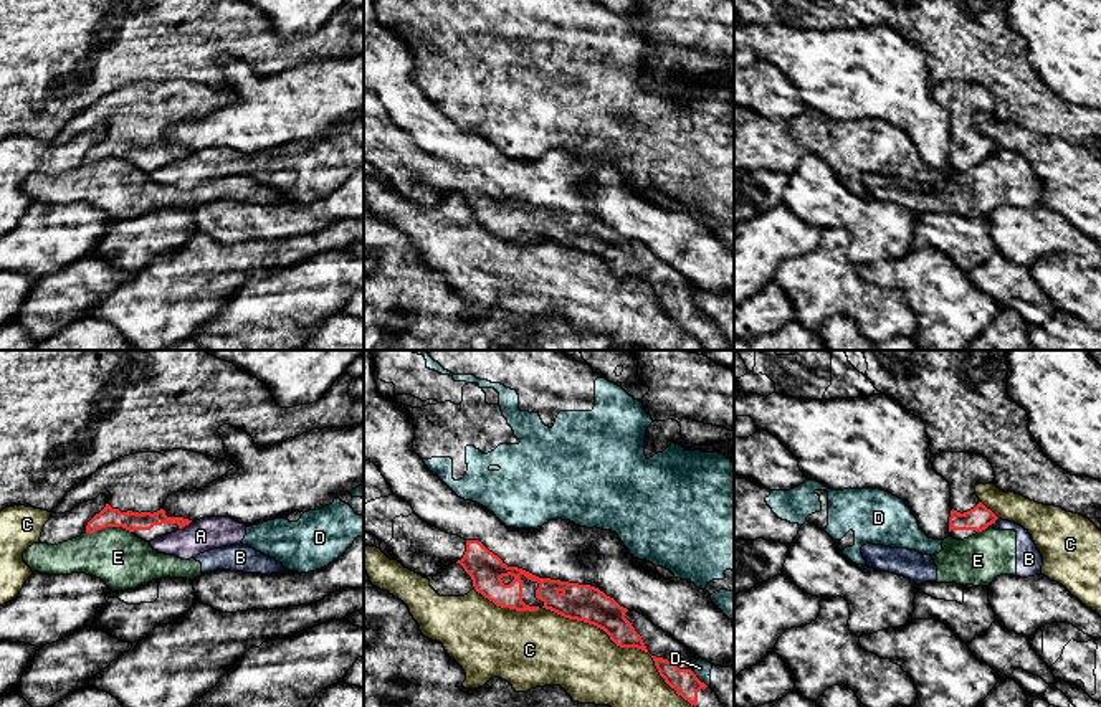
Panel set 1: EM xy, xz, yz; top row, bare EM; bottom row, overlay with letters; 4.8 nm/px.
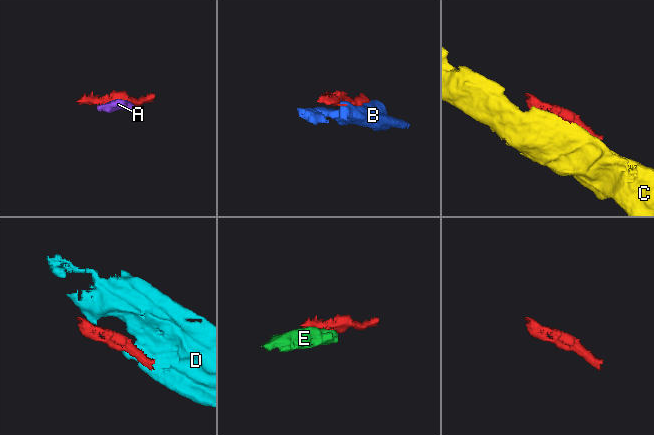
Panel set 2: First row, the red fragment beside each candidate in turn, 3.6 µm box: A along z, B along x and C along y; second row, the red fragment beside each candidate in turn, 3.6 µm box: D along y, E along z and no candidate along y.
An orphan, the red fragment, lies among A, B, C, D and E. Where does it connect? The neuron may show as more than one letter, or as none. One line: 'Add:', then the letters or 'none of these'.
Add: none of these

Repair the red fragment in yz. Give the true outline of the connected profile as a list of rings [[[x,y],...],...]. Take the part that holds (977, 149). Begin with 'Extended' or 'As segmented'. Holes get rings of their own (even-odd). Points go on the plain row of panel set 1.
Extended. [[[975,83],[932,84],[931,94],[951,116],[949,167],[964,170],[999,149],[975,124],[977,114],[995,114],[994,97]]]

